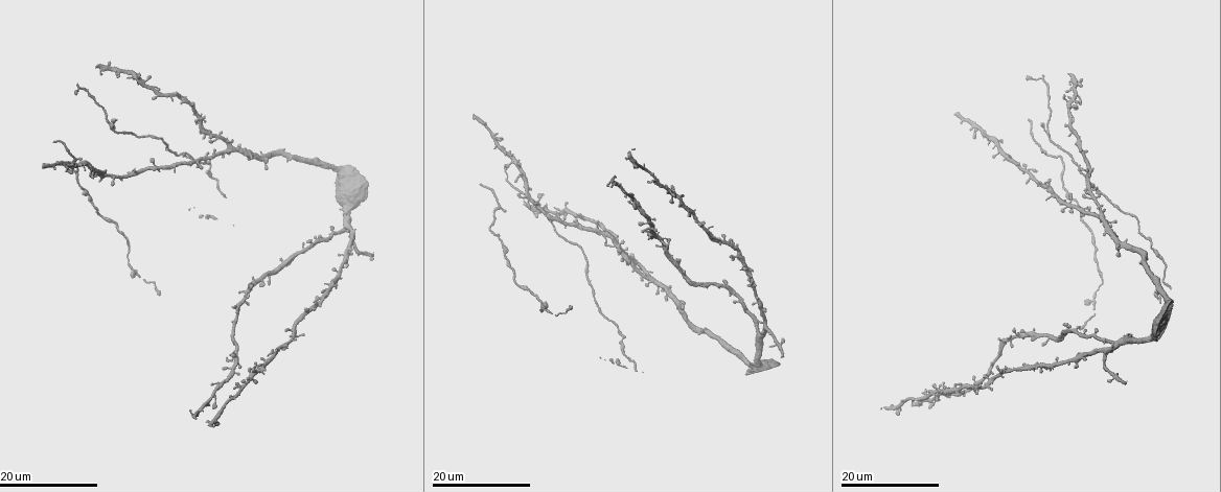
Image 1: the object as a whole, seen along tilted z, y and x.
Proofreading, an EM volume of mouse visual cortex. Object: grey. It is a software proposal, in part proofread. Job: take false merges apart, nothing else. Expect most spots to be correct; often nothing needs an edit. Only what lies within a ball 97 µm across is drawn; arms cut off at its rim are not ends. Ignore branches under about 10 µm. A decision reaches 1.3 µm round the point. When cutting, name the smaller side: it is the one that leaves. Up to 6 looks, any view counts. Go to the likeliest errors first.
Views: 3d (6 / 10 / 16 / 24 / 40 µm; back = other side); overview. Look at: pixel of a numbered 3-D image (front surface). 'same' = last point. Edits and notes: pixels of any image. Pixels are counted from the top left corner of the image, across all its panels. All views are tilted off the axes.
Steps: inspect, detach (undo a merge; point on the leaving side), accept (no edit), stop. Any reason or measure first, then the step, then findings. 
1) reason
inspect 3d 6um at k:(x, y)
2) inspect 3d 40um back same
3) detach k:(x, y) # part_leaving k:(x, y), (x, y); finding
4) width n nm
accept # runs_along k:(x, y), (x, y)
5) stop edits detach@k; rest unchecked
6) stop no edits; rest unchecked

four or more arms meet
inspect 3d 24um at 1:(1022, 169)

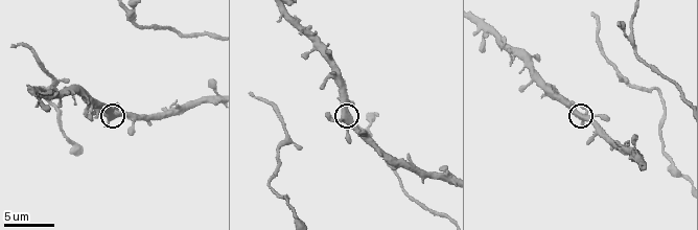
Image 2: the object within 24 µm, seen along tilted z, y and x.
inspect 3d 10um at 2:(581, 115)

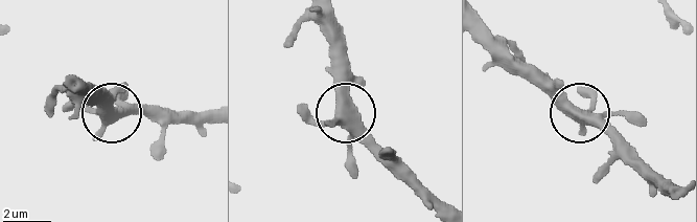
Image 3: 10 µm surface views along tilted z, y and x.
side_arm 22 um; arms 4
accept # continuous, no second neuron

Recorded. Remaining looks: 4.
side arm on a straight run
inspect 3d 10um at 2:(633, 33)

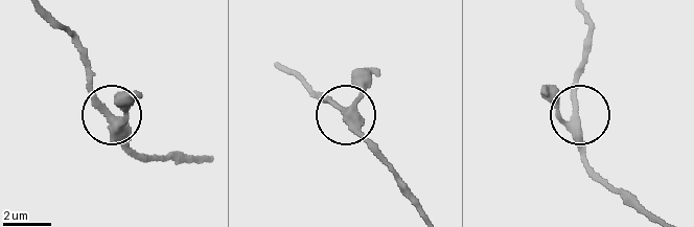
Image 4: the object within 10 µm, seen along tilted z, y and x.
from behind
inspect 3d 10um back at 4:(576, 115)

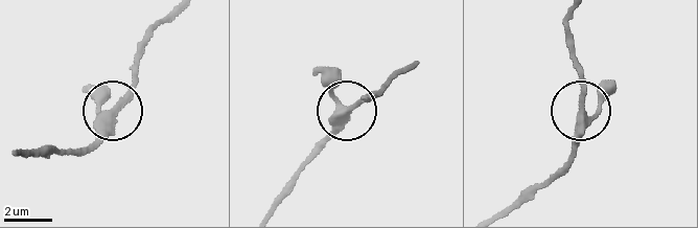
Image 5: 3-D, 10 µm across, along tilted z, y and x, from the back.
width 290 nm
accept # all the same neuron

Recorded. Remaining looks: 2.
calibre changes
inspect 3d 24um at 1:(620, 334)

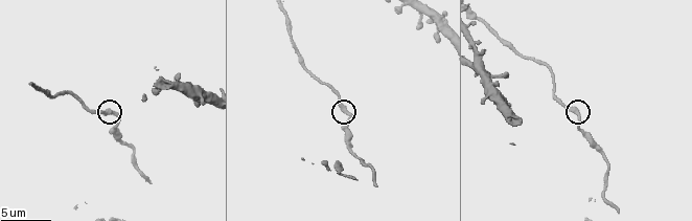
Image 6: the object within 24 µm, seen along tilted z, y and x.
zoom in
inspect 3d 10um at 6:(113, 112)

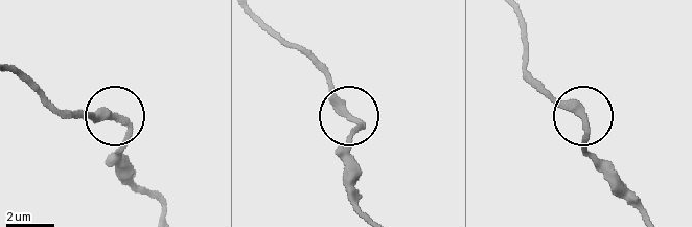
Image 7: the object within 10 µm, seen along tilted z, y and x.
accept # runs_along 7:(15, 72), (64, 109), (113, 116), (127, 136), (121, 160); one neuron here

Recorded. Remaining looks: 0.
stop no edits; rest unchecked

